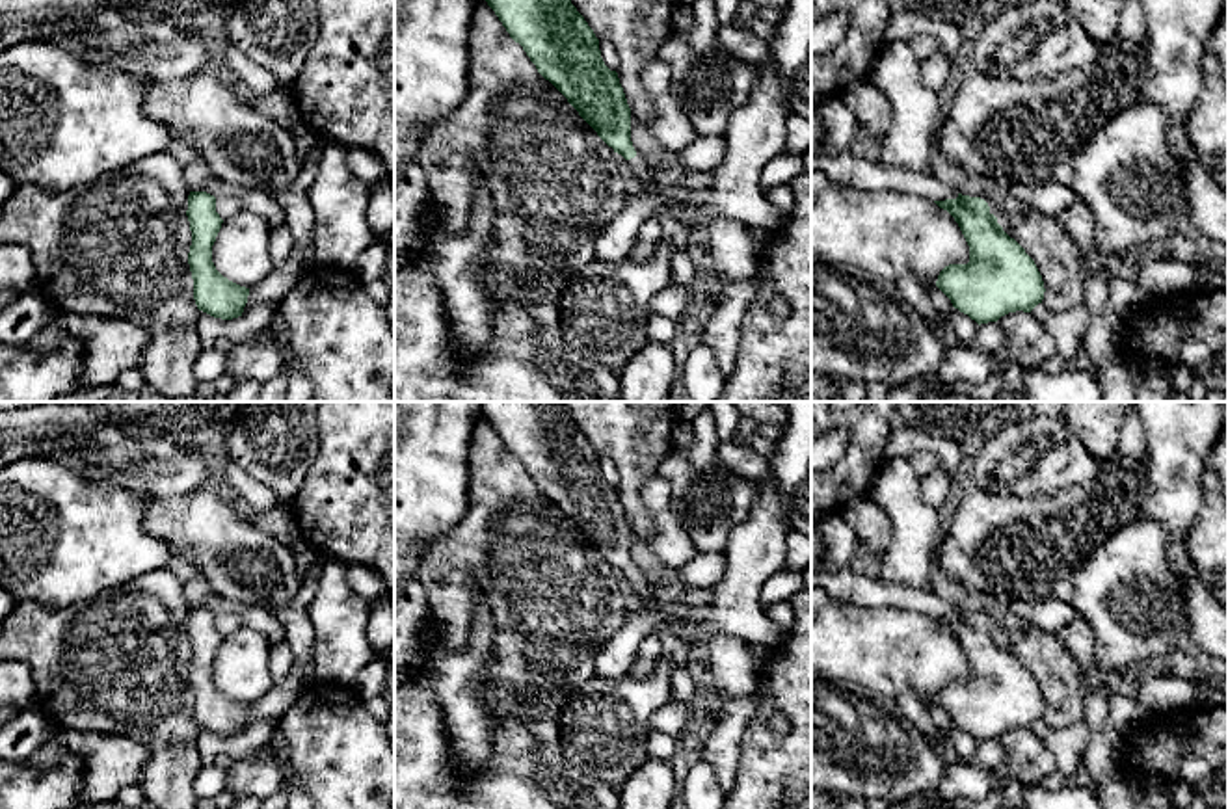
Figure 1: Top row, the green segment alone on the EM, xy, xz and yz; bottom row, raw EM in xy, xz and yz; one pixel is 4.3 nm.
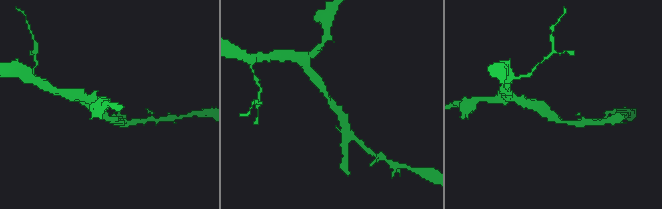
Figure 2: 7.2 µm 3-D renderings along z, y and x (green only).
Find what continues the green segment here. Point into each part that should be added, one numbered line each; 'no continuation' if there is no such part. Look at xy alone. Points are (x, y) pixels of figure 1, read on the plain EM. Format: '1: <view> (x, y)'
no continuation

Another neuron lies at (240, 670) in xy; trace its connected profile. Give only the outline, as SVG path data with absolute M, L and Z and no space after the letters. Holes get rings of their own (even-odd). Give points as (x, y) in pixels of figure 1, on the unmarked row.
M240 627L223 636L212 662L212 679L229 697L251 705L270 692L270 640L266 634Z

